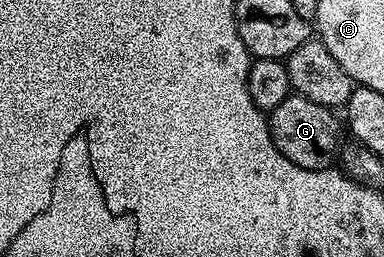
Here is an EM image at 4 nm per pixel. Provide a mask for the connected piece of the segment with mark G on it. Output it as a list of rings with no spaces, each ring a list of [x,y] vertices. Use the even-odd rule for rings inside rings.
[[[291,95],[279,103],[279,107],[268,110],[267,120],[271,139],[279,151],[291,163],[304,169],[328,169],[338,160],[343,148],[341,141],[341,121],[338,114],[326,105],[311,103],[311,99]]]

